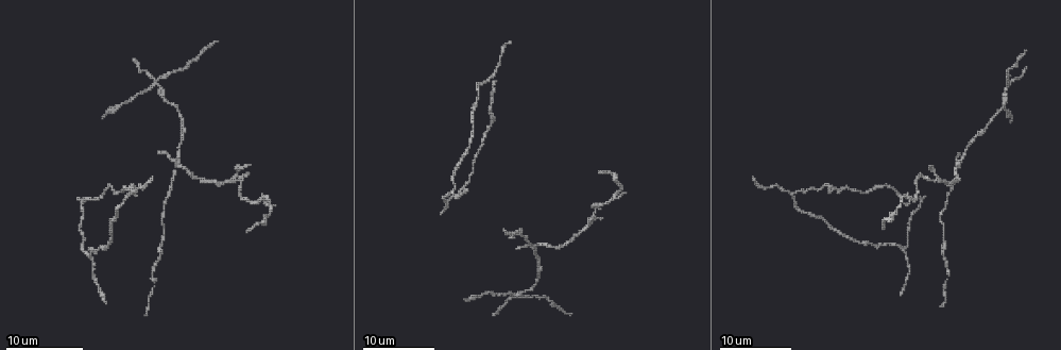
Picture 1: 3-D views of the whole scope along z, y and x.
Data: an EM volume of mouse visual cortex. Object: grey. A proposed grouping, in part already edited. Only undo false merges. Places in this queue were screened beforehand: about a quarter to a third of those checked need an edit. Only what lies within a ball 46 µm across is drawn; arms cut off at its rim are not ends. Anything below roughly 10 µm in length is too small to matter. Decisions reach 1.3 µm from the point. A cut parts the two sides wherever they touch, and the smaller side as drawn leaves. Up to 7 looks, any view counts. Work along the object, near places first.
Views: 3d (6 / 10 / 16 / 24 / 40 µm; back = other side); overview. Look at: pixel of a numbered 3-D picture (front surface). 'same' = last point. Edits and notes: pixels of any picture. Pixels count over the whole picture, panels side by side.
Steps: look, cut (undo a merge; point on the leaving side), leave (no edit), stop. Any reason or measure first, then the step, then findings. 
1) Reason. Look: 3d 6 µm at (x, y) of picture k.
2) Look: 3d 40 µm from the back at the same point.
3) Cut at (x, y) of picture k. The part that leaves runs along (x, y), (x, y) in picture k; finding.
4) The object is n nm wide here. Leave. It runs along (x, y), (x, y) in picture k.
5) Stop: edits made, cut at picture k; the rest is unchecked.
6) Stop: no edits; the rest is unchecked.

Four or more arms meet. Look: 3d 16 µm at (514, 296) of picture 1.

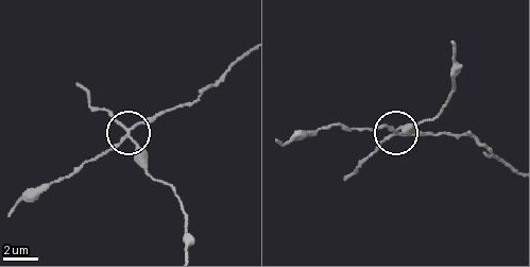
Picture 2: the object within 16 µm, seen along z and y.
Look: 3d 10 µm at (394, 130) of picture 2.

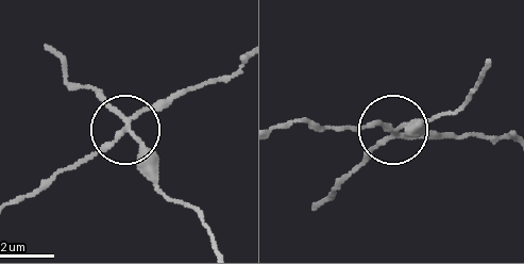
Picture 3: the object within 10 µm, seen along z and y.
4 arms meet here. Cut at (164, 108) of picture 3. Two cells meet here.

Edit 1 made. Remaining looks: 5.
Four-way junction. Look: 3d 24 µm at (537, 244) of picture 1.

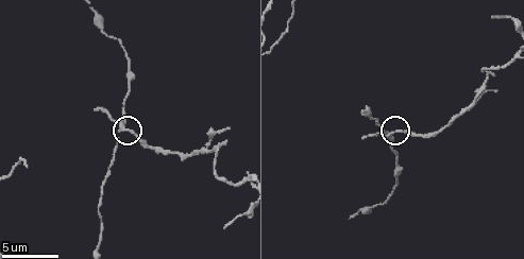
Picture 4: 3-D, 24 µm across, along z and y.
Zoom in. Look: 3d 10 µm at (128, 131) of picture 4.

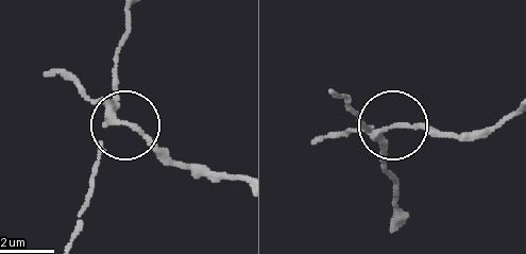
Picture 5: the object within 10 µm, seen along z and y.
Cut at (78, 86) of picture 5. The part that leaves runs along (113, 107), (180, 162), (241, 173) in picture 5; two cells meet here.

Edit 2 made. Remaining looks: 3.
Sharp bend. Look: 3d 24 µm at (81, 203) of picture 1.

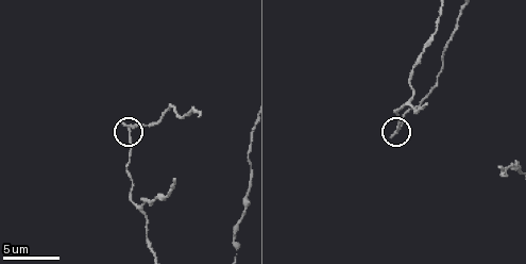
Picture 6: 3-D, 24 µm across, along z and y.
Look: 3d 10 µm at (130, 133) of picture 6.

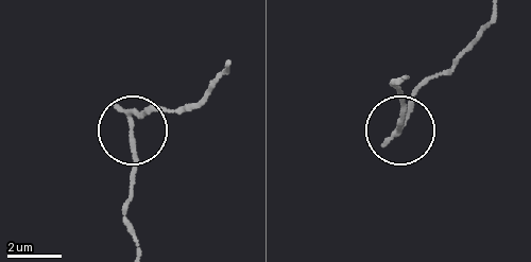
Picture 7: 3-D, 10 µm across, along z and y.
Cut at (144, 111) of picture 7. The part that leaves runs along (130, 112), (184, 108), (227, 69) in picture 7; two cells meet here.

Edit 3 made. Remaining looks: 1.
Stop: edits made, cut at picture 3, cut at picture 5, cut at picture 7; the rest is unchecked.

